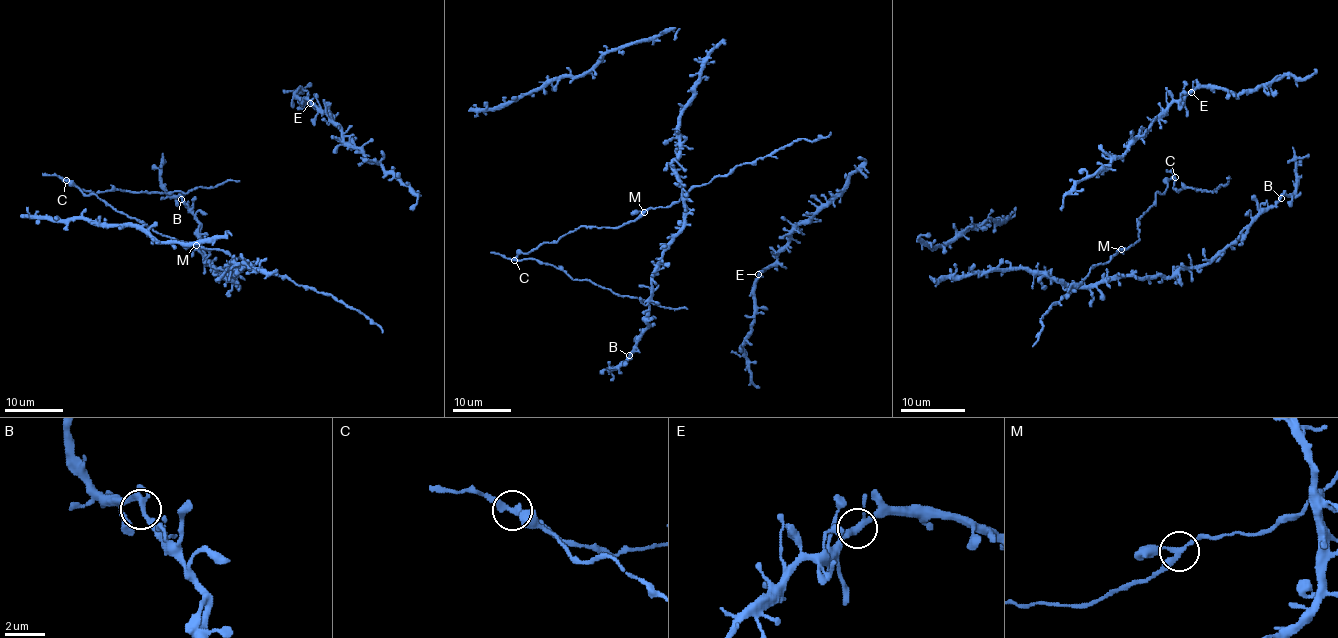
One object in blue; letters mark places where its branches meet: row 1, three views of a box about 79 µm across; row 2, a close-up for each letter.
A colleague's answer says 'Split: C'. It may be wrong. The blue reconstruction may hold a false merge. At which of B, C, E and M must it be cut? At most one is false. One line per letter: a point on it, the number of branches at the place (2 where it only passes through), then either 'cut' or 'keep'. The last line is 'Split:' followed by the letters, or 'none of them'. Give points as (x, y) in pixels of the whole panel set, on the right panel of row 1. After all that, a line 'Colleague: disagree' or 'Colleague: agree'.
B: at (1281, 198); 3 branches meet; keep
C: at (1175, 177); 3 branches meet; cut
E: at (1191, 92); 3 branches meet; keep
M: at (1121, 249); 3 branches meet; keep
Split: C
Colleague: agree

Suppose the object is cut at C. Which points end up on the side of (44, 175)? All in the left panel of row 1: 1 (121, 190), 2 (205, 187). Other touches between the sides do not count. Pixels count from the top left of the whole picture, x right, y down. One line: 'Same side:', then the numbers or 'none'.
Same side: 1, 2

